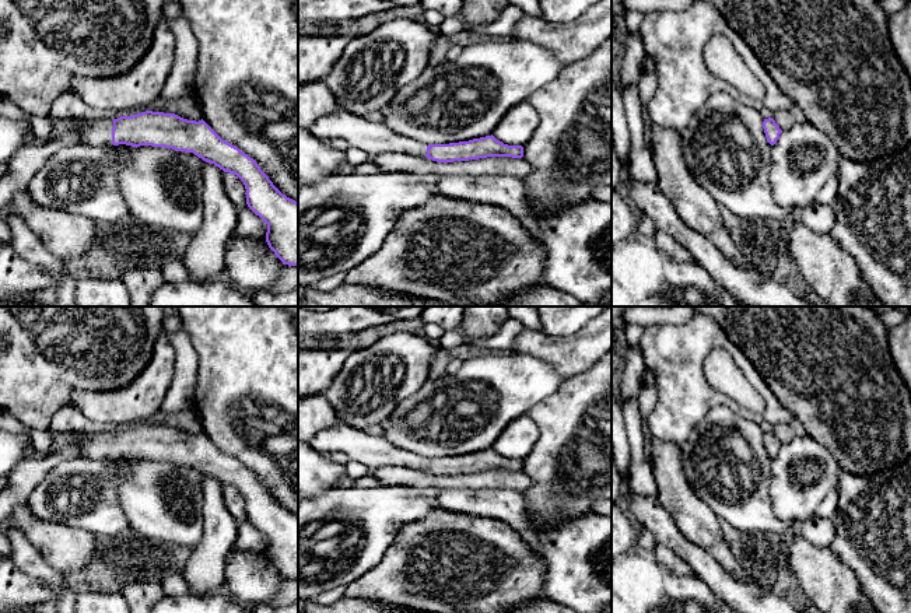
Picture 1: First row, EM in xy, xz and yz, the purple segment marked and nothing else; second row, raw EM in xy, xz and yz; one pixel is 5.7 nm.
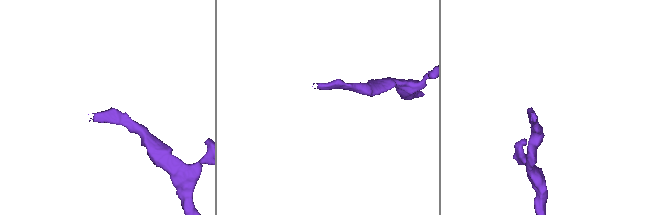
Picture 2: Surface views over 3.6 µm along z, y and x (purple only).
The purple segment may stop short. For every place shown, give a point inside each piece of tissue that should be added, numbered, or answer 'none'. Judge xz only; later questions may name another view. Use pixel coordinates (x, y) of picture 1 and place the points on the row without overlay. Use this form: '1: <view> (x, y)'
1: xz (374, 451)

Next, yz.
none

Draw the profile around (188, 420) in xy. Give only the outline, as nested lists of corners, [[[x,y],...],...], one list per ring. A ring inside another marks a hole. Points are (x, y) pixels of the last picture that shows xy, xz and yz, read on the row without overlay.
[[[195,407],[186,409],[178,414],[168,414],[162,410],[144,420],[143,425],[175,427],[188,434],[202,434],[203,425]]]

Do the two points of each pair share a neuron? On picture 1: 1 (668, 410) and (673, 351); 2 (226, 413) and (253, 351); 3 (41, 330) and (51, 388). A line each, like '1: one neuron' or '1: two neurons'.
1: one neuron
2: one neuron
3: one neuron

